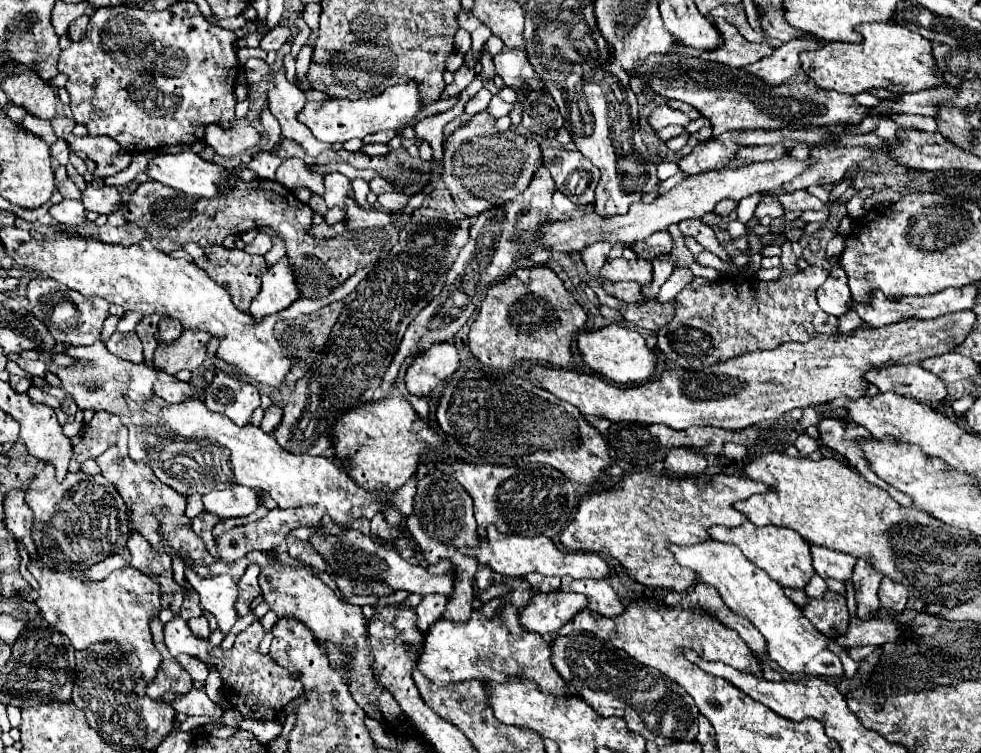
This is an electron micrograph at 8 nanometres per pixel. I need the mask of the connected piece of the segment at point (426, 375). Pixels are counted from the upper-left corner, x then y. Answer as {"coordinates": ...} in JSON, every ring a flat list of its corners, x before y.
{"coordinates":[[452,341,430,347,420,353,414,363,408,367,404,383,410,395,432,399,432,393,444,385,446,377,450,377,458,369,458,353]]}

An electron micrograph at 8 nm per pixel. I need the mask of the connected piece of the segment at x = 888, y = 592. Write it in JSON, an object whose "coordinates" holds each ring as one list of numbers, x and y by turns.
{"coordinates":[[884,577,882,585,878,589,878,599,880,599,882,609,888,609,888,613,902,613,906,609,908,591,904,585]]}

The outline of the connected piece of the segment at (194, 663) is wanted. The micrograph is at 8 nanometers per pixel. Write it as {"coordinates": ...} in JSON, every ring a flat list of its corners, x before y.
{"coordinates":[[178,655,176,661,182,665,182,669,192,677,192,681,206,681,208,677,208,667,192,655]]}

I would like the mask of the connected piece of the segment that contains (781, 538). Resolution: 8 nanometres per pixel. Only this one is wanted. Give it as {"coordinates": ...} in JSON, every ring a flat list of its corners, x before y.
{"coordinates":[[746,521,740,527,712,527,708,529,710,537,714,541,724,541,730,545,736,545,748,561,752,561,756,567,764,569,774,581,778,581,782,587,788,589,804,589,808,581,816,575,814,565,812,565,812,553,810,553,810,543,804,541,796,531,786,529,786,527,756,527,750,521]]}

